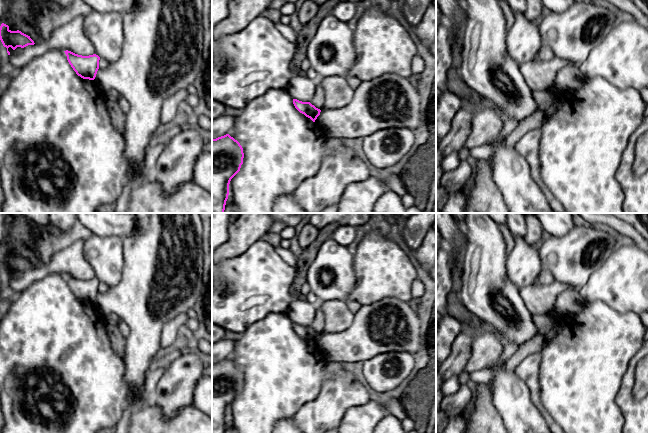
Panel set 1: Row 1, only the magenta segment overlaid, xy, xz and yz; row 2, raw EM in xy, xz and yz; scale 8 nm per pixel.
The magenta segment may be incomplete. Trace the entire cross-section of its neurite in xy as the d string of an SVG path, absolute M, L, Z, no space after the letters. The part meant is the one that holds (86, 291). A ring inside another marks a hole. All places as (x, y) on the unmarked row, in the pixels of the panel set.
M64 275L67 284L78 300L83 303L94 304L99 293L100 281L96 278L82 280L71 275Z

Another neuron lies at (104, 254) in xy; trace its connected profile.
M93 234L84 240L84 256L100 282L115 286L121 281L124 267L122 238Z

